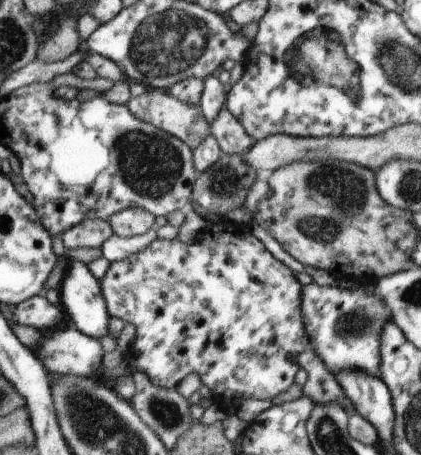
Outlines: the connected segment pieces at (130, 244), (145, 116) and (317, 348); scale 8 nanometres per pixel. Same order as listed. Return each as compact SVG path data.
M154 225L149 233L137 237L125 238L113 235L100 246L103 258L112 263L125 260L133 253L144 251L158 237L157 231L158 226Z
M151 89L142 95L131 96L126 106L136 115L138 119L152 123L153 126L160 127L167 134L184 142L191 150L195 150L200 144L211 136L211 127L208 120L203 116L200 108L196 105L190 105L181 102L174 96L171 96L166 89Z
M315 282L302 287L301 320L309 339L310 351L322 359L334 376L343 369L359 369L372 377L380 377L379 341L391 314L384 302L374 292L368 292L368 288L367 284L358 283L341 289L319 286Z

